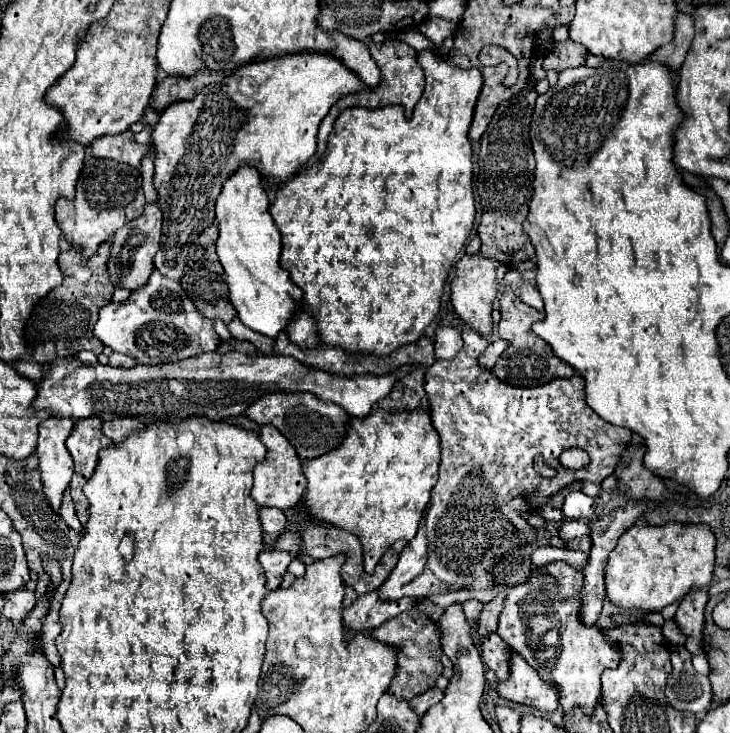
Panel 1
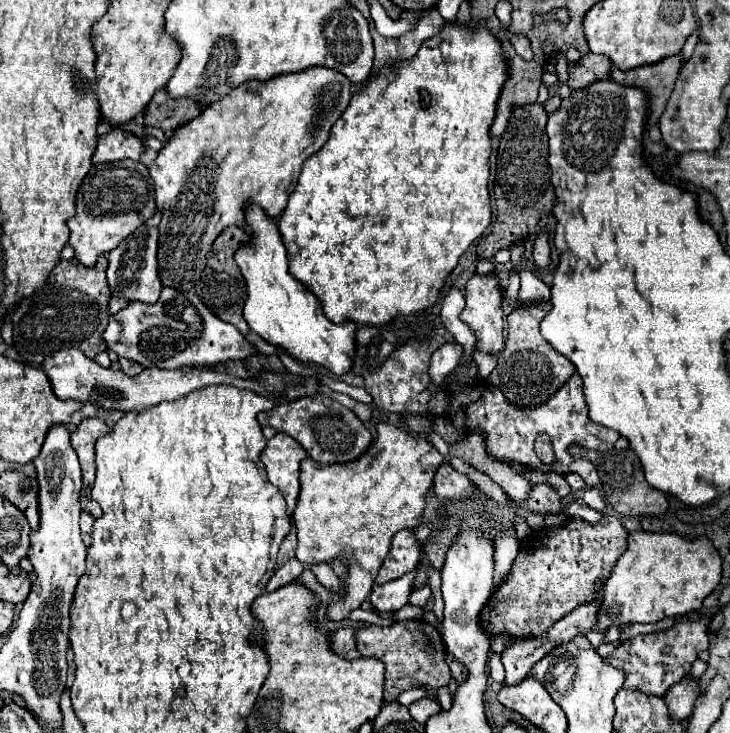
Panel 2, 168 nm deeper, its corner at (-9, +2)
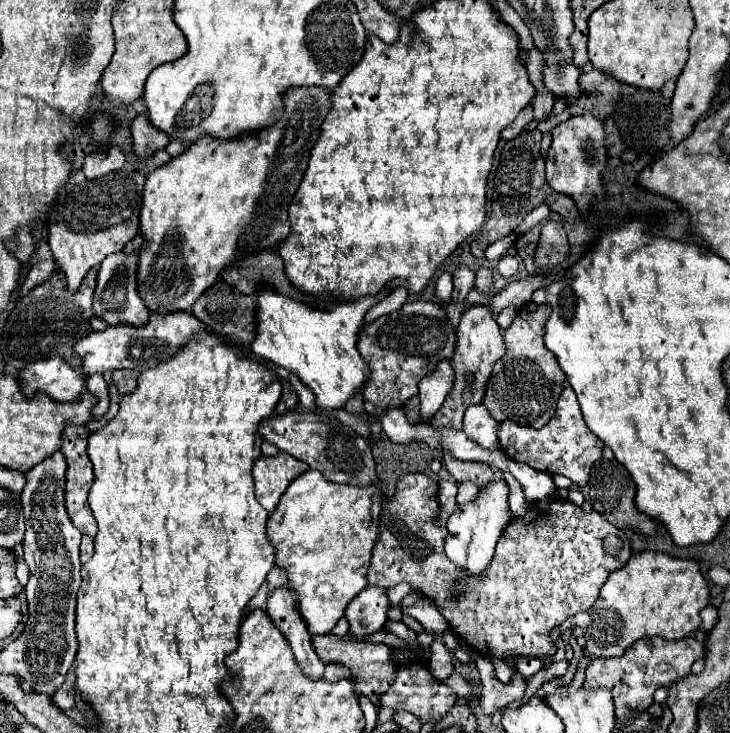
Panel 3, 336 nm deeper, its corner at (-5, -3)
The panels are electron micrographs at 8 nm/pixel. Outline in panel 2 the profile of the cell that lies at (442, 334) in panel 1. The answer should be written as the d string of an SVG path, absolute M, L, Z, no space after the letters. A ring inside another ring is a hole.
M455 341L439 347L439 351L435 351L431 357L431 367L429 367L431 381L441 385L445 381L445 377L457 367L461 357L463 357L463 347Z

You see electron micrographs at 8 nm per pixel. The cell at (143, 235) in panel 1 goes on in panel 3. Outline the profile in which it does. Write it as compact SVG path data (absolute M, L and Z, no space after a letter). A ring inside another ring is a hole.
M115 252L113 256L107 256L99 268L97 276L97 288L93 296L93 312L97 318L105 320L109 326L115 324L129 324L129 326L145 326L149 320L149 310L143 304L143 300L137 294L137 258L139 254L123 254Z

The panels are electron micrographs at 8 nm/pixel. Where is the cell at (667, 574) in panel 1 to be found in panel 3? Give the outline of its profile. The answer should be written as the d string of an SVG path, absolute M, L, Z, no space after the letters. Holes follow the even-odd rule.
M639 552L629 558L627 566L615 570L607 582L601 586L597 602L587 610L579 612L573 618L573 624L583 630L585 656L595 658L615 658L623 656L627 648L631 648L641 638L659 636L663 640L681 640L687 638L691 632L701 628L699 612L709 604L709 586L699 572L699 564L695 560L681 560L661 552Z

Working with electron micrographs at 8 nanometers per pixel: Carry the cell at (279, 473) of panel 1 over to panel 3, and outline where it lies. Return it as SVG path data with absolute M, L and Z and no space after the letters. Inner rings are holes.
M279 452L275 458L261 456L253 464L253 478L255 478L255 496L259 504L273 512L279 498L283 496L285 488L303 472L307 472L309 466L301 460L295 460L289 454Z

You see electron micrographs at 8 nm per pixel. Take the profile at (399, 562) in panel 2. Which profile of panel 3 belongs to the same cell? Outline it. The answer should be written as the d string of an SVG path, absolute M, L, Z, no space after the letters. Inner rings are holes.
M405 474L399 478L393 496L385 498L379 516L379 540L373 548L371 566L367 580L371 586L391 588L401 582L411 584L413 590L429 598L437 610L445 616L451 630L463 640L471 650L483 658L517 658L517 656L537 656L549 658L557 652L551 642L551 630L557 628L567 618L595 604L601 586L607 576L627 564L631 558L629 538L623 530L615 528L597 512L583 512L569 500L543 500L543 504L529 504L523 516L513 518L499 536L495 556L487 572L479 576L465 574L459 566L451 564L443 552L443 542L447 538L447 528L437 524L439 502L437 502L437 482L425 474Z

